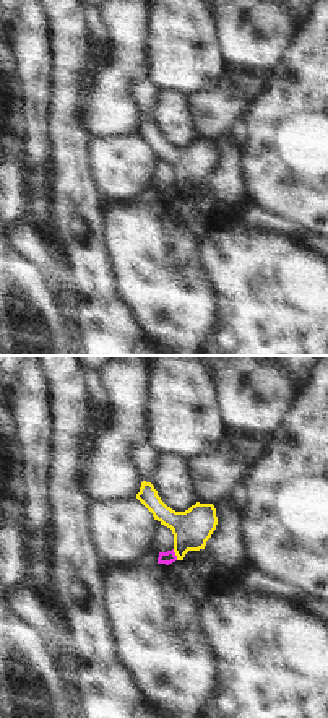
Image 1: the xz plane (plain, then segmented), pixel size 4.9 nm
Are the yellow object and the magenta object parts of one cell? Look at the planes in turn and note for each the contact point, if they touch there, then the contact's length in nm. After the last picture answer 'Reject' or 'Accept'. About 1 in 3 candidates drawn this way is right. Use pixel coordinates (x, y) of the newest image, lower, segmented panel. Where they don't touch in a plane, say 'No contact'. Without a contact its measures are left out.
Touches yellow at (176, 554). Shared border 60 nm.

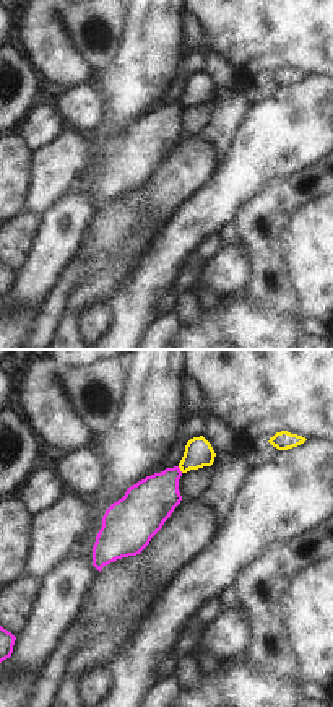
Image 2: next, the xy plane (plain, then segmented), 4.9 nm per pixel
Touches yellow at (181, 470). Shared border 40 nm.

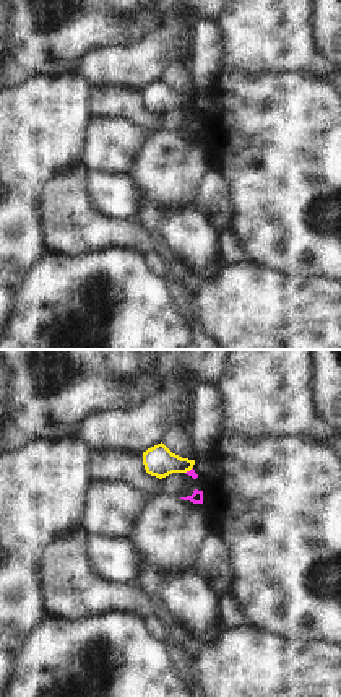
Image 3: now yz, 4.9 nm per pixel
Touches yellow at (189, 470). Shared border 50 nm.

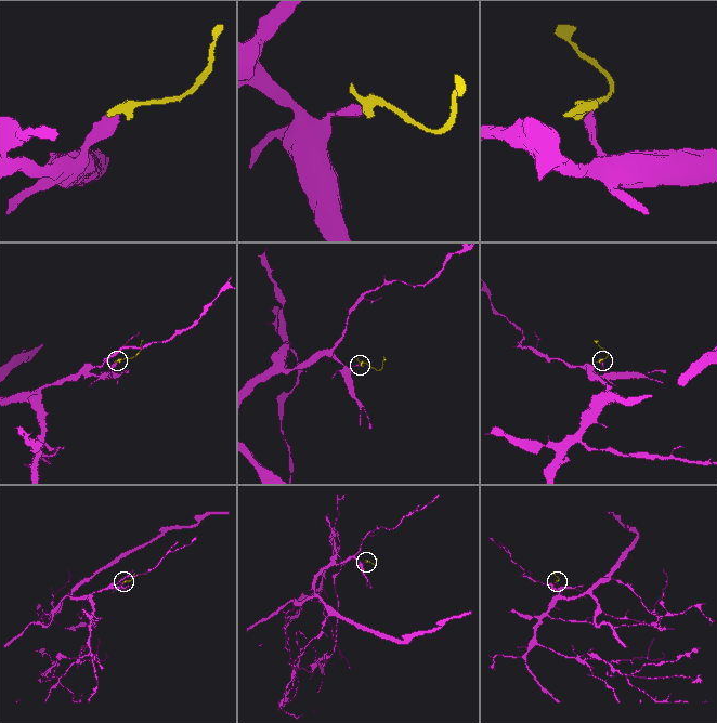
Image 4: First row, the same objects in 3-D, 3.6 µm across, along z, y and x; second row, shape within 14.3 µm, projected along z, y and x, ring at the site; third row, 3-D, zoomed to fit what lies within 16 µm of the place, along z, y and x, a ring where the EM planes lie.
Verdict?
Reject.

